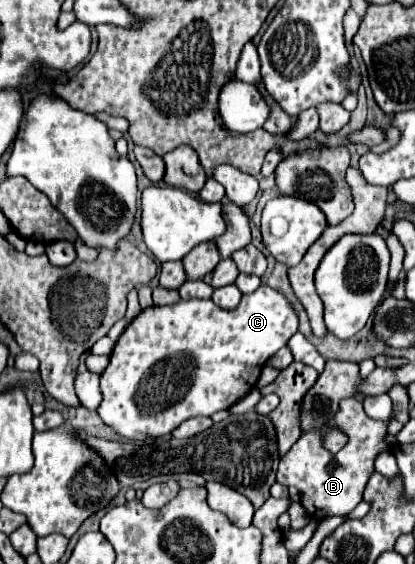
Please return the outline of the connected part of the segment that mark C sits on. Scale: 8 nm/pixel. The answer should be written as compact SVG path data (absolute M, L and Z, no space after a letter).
M262 284L256 292L252 294L244 294L242 296L242 302L238 304L238 308L234 310L222 310L218 308L212 300L198 300L198 298L192 298L192 300L180 300L176 304L170 304L170 306L152 306L152 308L146 308L142 310L130 324L128 328L124 330L124 334L118 338L114 350L112 350L112 356L110 356L110 364L108 368L102 372L100 376L100 388L102 388L102 404L98 408L98 416L102 418L102 422L106 426L110 426L116 434L128 438L128 440L146 440L146 438L160 438L160 436L166 436L170 434L174 428L178 428L184 420L188 418L194 418L194 416L212 416L214 412L220 412L220 410L228 410L232 404L236 404L244 394L248 394L254 386L256 386L256 380L260 376L260 370L264 368L266 360L272 358L272 354L276 354L282 346L286 346L288 338L298 330L298 316L296 312L292 310L290 302L278 294L276 290L272 290L270 286Z

